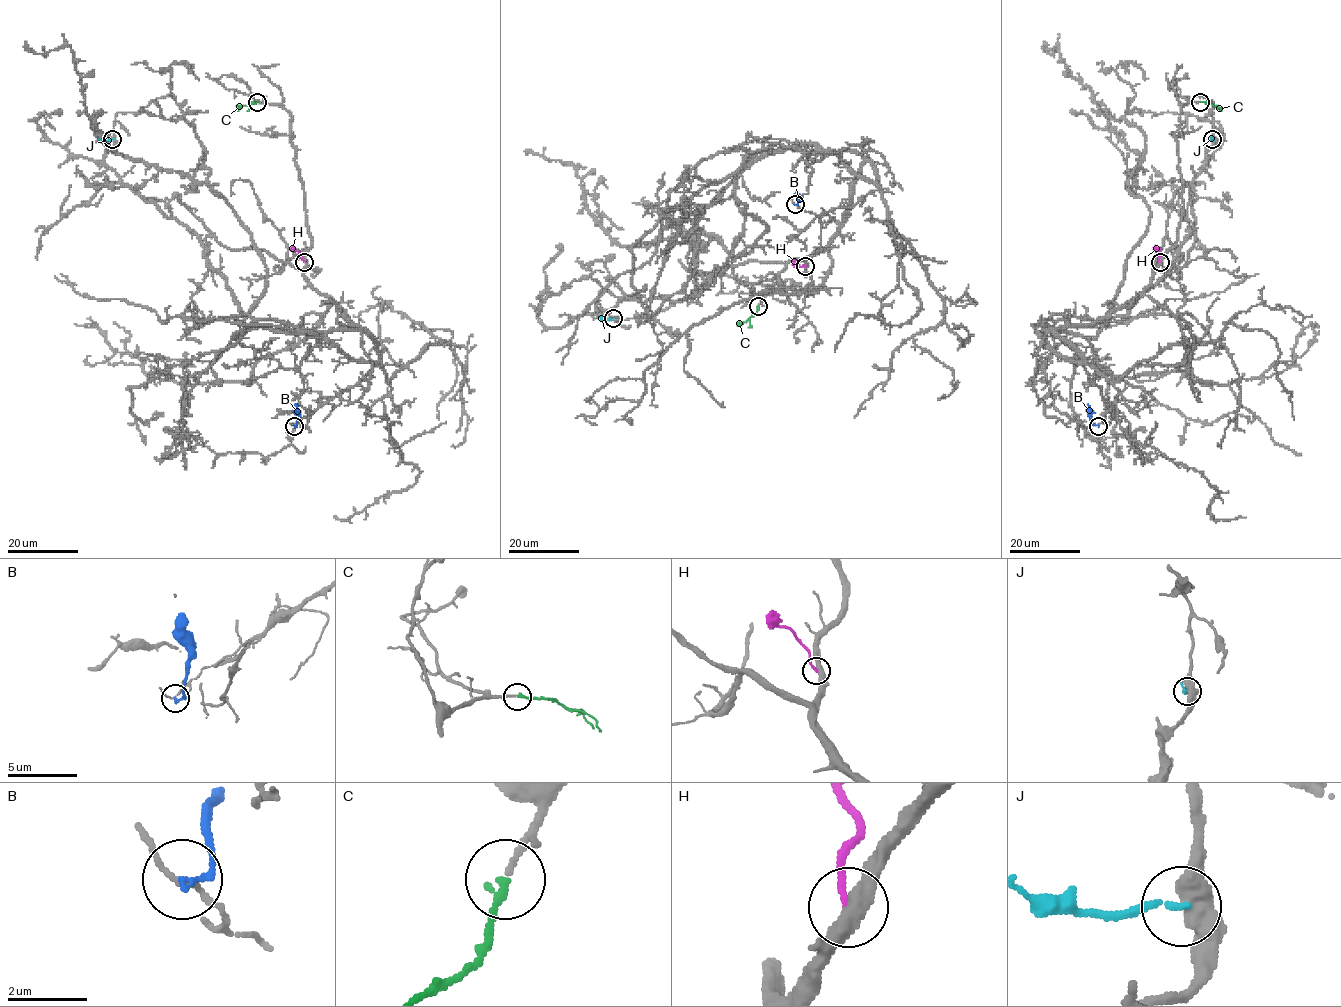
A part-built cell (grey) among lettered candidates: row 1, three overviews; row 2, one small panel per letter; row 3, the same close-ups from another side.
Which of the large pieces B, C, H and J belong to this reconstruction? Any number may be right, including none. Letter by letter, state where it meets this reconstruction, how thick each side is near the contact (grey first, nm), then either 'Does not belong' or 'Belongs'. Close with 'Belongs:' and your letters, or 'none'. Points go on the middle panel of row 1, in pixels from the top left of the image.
B: Touches grey at (795, 204). Thickness 100 nm (grey) against 150 nm. Does not belong
C: Touches grey at (758, 306). Thickness 110 nm (grey) against 190 nm. Belongs
H: Touches grey at (805, 266). Thickness 420 nm (grey) against 180 nm. Does not belong
J: Touches grey at (613, 318). Thickness 550 nm (grey) against 140 nm. Does not belong
Belongs: C

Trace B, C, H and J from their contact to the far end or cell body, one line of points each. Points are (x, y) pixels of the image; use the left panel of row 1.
B: (294, 425), (297, 425), (298, 413), (295, 404)
C: (257, 102), (240, 105), (236, 110)
H: (304, 262), (292, 247)
J: (112, 139), (100, 140), (97, 137)

